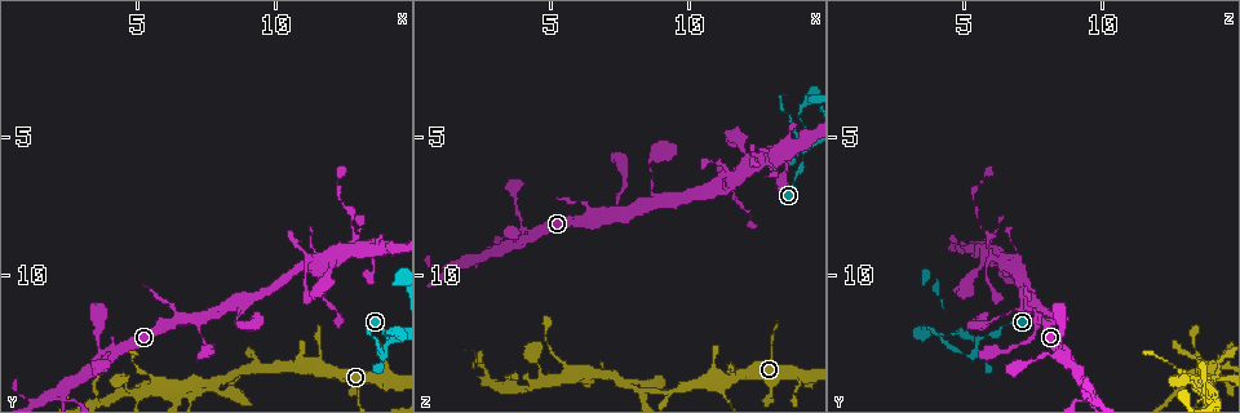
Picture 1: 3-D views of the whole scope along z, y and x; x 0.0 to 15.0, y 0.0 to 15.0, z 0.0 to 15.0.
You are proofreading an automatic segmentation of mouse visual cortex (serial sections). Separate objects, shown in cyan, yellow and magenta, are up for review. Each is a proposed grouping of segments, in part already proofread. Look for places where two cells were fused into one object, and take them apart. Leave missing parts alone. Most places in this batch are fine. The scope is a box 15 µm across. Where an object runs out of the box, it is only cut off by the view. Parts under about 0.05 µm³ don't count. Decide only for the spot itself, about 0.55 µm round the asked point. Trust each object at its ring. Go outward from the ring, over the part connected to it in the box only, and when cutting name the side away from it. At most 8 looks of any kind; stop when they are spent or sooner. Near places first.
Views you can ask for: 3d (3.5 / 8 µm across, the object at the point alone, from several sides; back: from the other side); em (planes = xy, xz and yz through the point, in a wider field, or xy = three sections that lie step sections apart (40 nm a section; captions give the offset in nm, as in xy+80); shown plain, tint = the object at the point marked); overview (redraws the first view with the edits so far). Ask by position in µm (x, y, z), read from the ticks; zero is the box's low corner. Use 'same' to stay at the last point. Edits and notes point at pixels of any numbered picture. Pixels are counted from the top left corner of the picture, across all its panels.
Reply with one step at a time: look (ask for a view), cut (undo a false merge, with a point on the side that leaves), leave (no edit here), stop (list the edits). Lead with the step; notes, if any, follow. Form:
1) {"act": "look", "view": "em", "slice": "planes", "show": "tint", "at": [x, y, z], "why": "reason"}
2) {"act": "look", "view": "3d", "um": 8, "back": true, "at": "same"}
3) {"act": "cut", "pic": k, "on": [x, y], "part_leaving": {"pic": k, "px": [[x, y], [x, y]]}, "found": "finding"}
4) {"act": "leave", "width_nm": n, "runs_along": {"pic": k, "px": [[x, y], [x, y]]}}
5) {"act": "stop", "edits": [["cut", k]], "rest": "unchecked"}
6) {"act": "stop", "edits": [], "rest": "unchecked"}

{"act": "look", "view": "3d", "um": 3.5, "at": [14.2, 12.3, 5.5], "why": "three arms meet"}

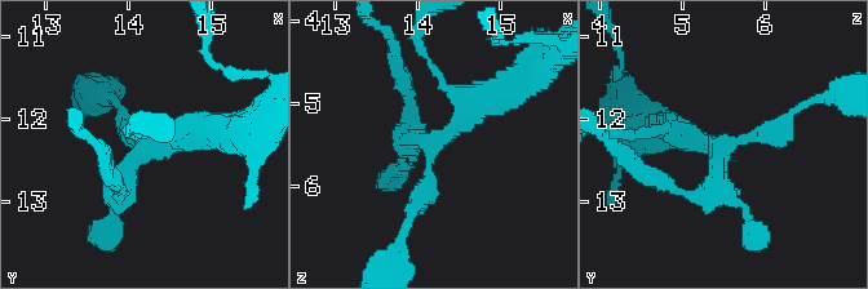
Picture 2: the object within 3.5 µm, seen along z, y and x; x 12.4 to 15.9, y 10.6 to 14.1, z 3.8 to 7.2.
{"act": "look", "view": "em", "slice": "xy", "step": 1, "show": "plain", "at": [14.20, 12.35, 5.50], "why": "now the EM"}

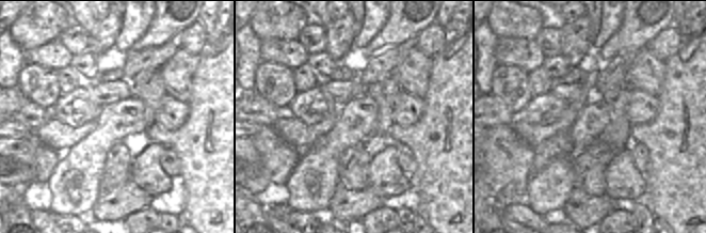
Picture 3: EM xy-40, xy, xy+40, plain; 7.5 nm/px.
{"act": "look", "view": "em", "slice": "xy", "step": 1, "show": "tint", "at": "same"}

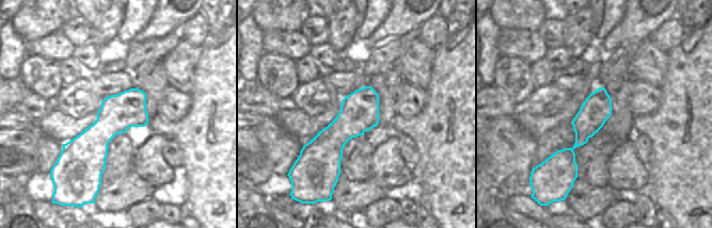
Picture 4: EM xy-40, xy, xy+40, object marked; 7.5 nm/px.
{"act": "leave", "found": "continuous, no second cell"}

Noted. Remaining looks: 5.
{"act": "look", "view": "3d", "um": 8, "at": [11.1, 9.5, 6.7], "why": "calibre changes"}

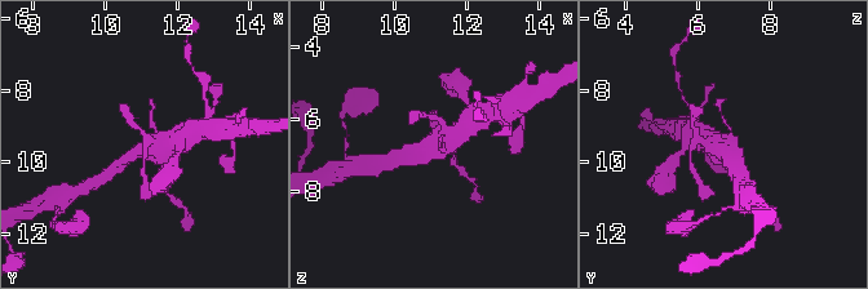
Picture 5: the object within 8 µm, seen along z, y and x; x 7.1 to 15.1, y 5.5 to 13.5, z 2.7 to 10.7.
{"act": "look", "view": "em", "slice": "xy", "step": 2, "show": "tint", "at": [11.2, 9.6, 6.8]}

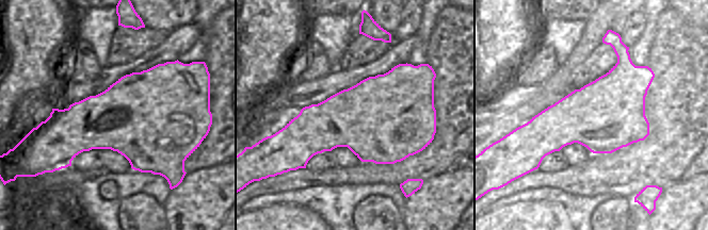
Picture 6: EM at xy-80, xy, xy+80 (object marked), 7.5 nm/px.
{"act": "leave", "found": "continuous, no second cell"}

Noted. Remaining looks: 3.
{"act": "look", "view": "3d", "um": 3.5, "back": true, "at": [12.8, 8.1, 5.6], "why": "thin neck"}

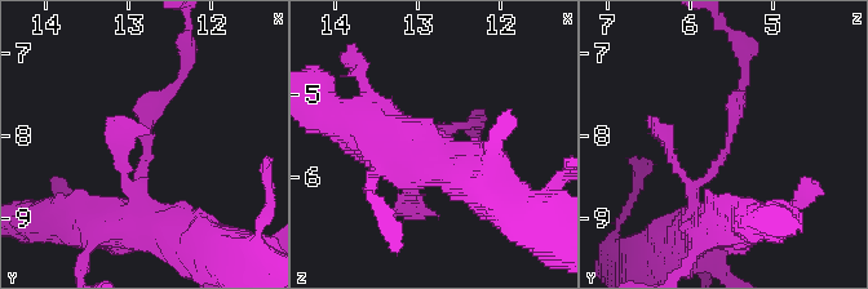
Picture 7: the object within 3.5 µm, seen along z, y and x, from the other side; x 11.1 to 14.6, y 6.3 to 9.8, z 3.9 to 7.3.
{"act": "look", "view": "em", "slice": "xy", "step": 3, "show": "tint", "at": [12.75, 8.10, 5.60], "arm_widths_nm": [150, 200], "why": "now the EM"}

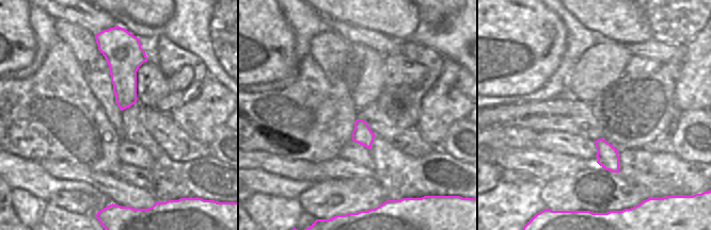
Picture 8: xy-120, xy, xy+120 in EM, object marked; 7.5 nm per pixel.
{"act": "leave", "width_nm": 150, "runs_along": {"pic": 7, "px": [[698, 218], [695, 191], [725, 151], [744, 71]]}, "found": "all the same cell"}

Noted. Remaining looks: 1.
{"act": "stop", "edits": [], "rest": "unchecked"}

